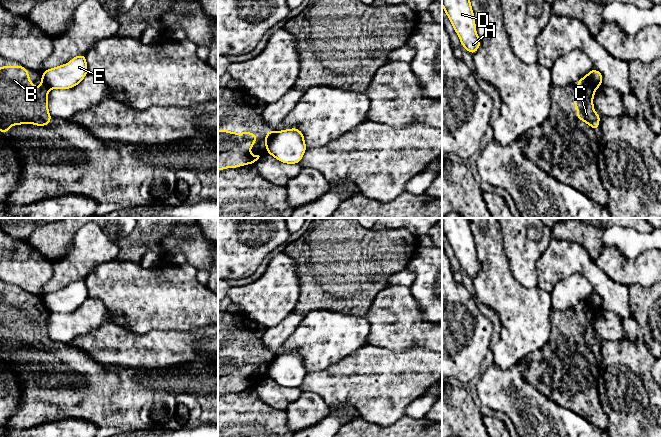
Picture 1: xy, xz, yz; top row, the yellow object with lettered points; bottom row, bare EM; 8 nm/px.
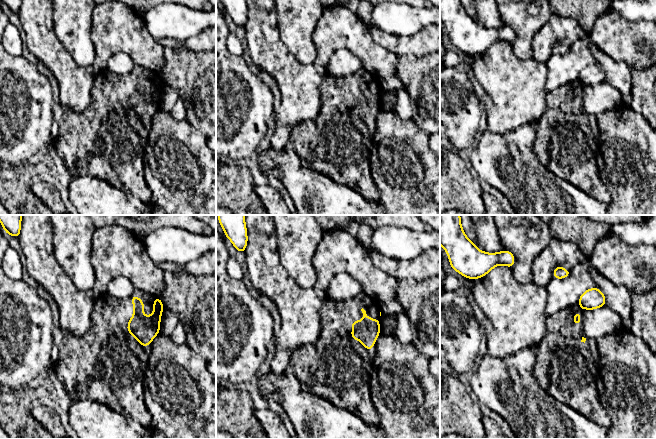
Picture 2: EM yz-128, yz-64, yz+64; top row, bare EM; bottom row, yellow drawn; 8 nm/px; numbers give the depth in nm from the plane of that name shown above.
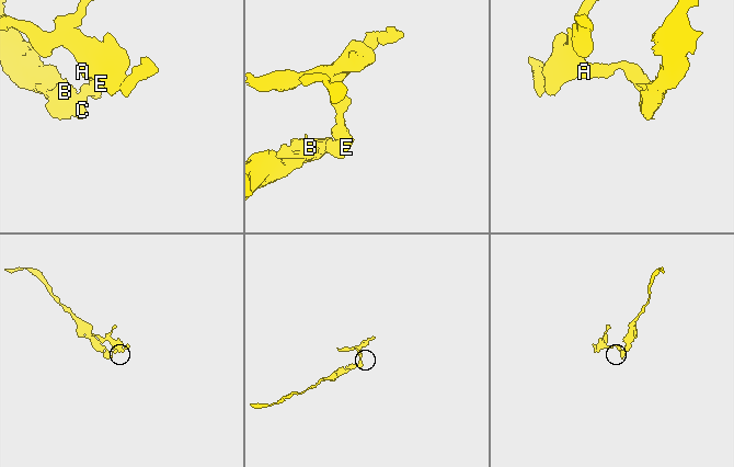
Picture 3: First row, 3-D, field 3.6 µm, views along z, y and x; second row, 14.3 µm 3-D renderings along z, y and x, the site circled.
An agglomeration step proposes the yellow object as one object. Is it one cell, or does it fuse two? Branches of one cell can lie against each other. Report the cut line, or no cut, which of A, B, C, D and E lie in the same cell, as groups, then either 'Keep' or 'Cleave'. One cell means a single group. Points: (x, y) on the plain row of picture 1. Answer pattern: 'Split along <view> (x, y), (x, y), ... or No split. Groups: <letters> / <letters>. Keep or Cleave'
Split along xz (273, 359), (266, 372). Groups: A D E / B C. Cleave

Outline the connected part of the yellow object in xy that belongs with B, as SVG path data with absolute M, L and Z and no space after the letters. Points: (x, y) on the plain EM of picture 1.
M0 290L0 356L6 358L12 349L30 347L48 350L52 340L48 335L48 310L42 300L41 309L35 312L24 290Z

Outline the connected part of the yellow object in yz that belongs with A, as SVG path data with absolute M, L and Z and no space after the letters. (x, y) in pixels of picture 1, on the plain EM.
M442 218L442 228L462 271L474 279L481 269L481 263L476 257L470 218Z

